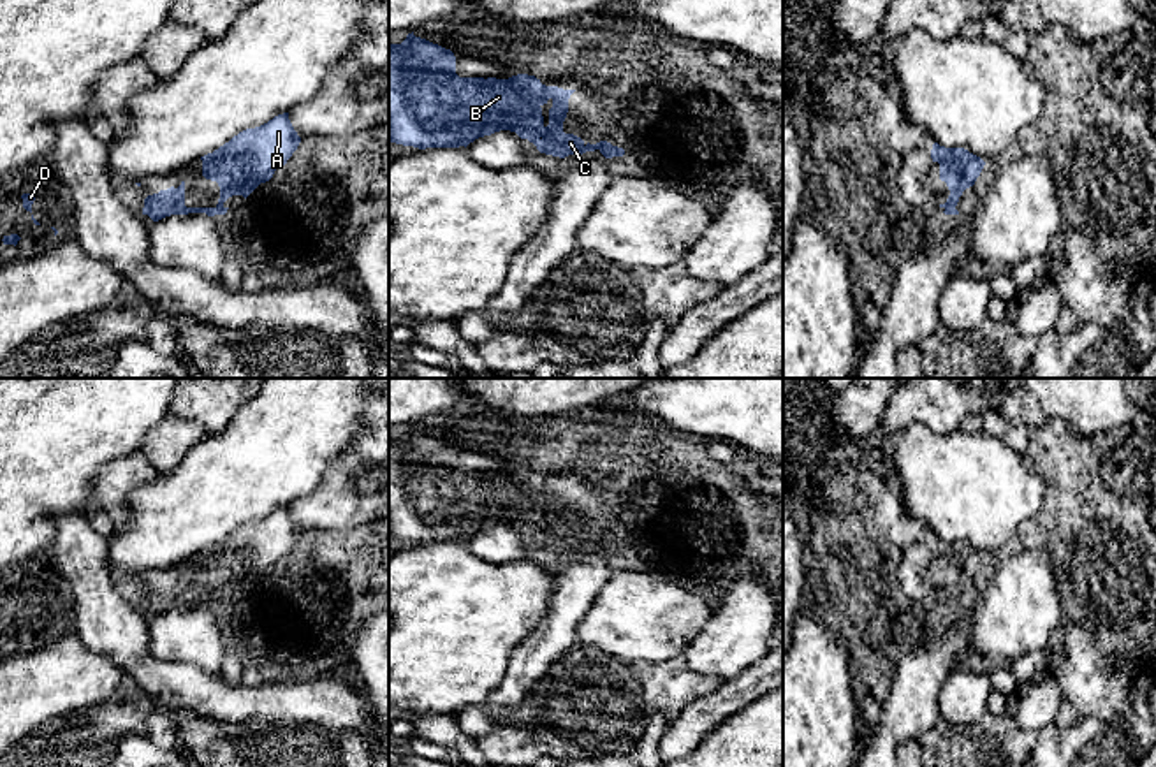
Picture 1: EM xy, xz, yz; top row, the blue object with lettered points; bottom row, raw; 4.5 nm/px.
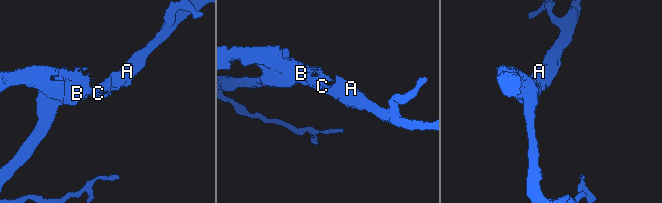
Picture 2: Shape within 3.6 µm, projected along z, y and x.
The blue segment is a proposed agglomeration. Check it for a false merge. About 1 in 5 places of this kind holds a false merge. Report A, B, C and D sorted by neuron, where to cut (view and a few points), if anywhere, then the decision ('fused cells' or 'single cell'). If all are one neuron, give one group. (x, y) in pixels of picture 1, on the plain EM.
groups A B C D; cut none; single cell

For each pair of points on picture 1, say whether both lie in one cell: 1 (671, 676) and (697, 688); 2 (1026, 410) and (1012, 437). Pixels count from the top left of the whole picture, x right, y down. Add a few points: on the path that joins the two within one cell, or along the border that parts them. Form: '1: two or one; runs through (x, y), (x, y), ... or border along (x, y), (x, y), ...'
1: one; runs through (678, 683), (690, 686)
2: two; border along (996, 410), (1010, 421), (1023, 421), (1028, 426)

